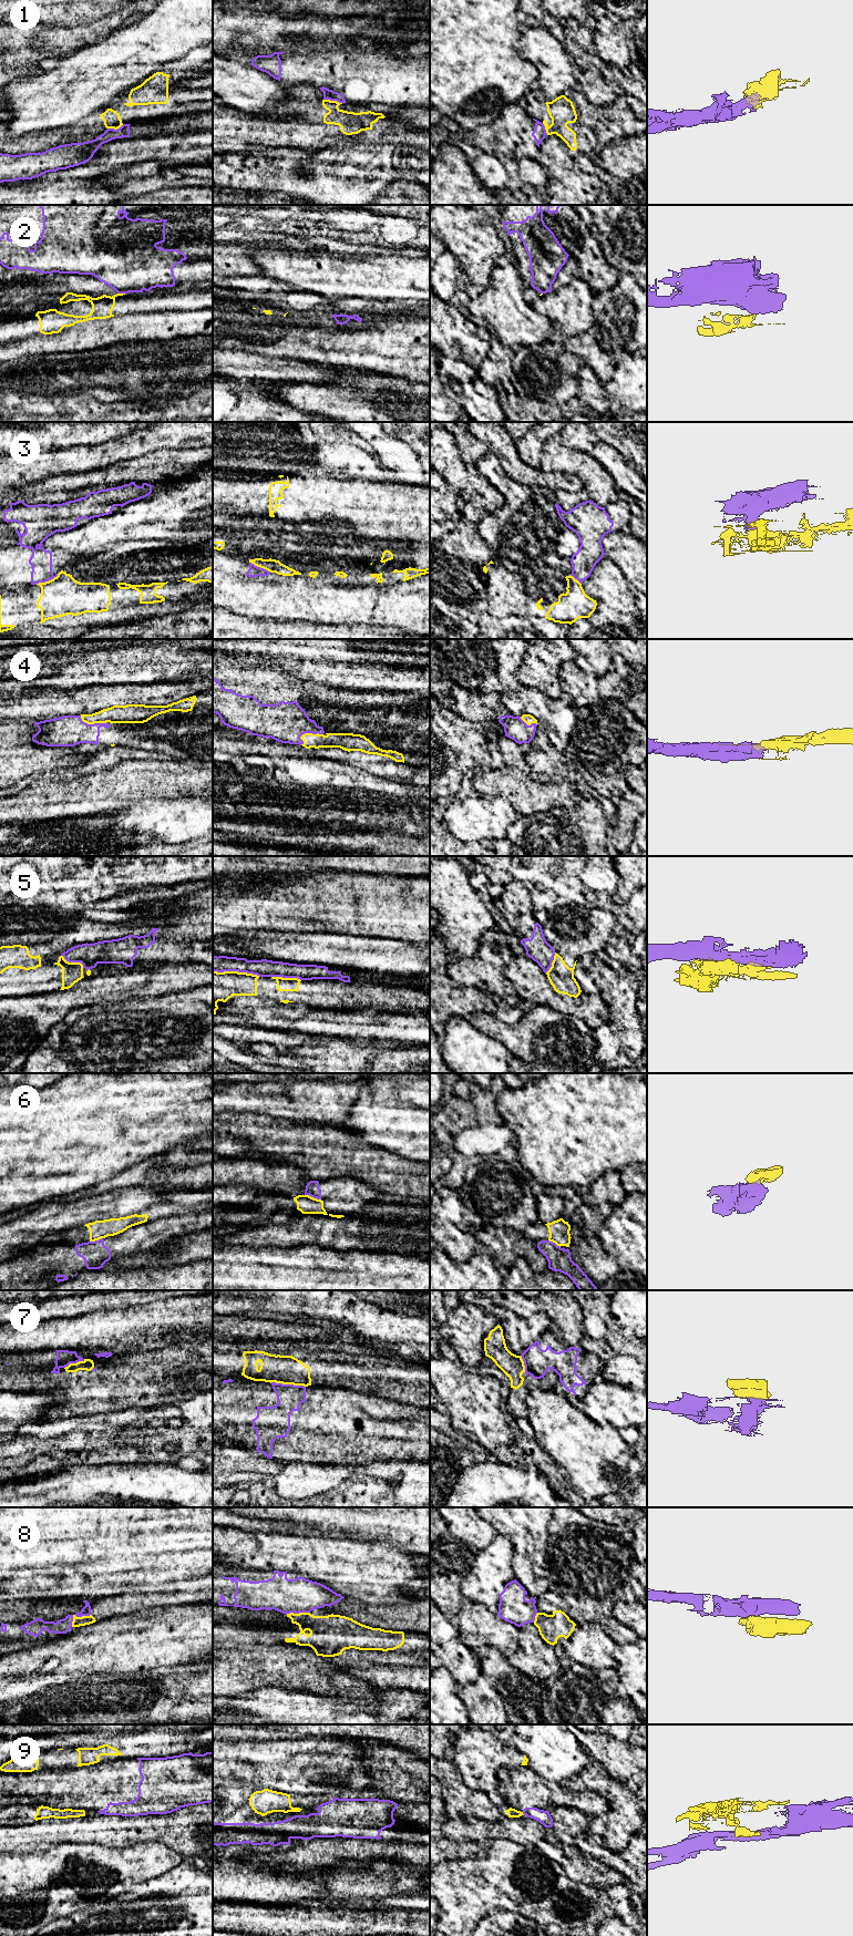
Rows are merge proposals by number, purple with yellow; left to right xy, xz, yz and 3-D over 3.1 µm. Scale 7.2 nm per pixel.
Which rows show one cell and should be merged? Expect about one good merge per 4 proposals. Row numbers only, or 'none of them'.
4, 8

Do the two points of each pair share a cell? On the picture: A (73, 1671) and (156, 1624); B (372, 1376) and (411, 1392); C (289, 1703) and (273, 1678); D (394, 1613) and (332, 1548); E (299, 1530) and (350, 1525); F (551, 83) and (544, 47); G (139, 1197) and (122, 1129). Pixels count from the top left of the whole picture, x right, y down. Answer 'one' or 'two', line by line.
A: one
B: one
C: two
D: two
E: two
F: one
G: two

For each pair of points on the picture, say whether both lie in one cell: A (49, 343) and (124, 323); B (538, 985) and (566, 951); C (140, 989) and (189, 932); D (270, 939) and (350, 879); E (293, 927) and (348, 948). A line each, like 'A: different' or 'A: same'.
A: same
B: different
C: different
D: different
E: different

